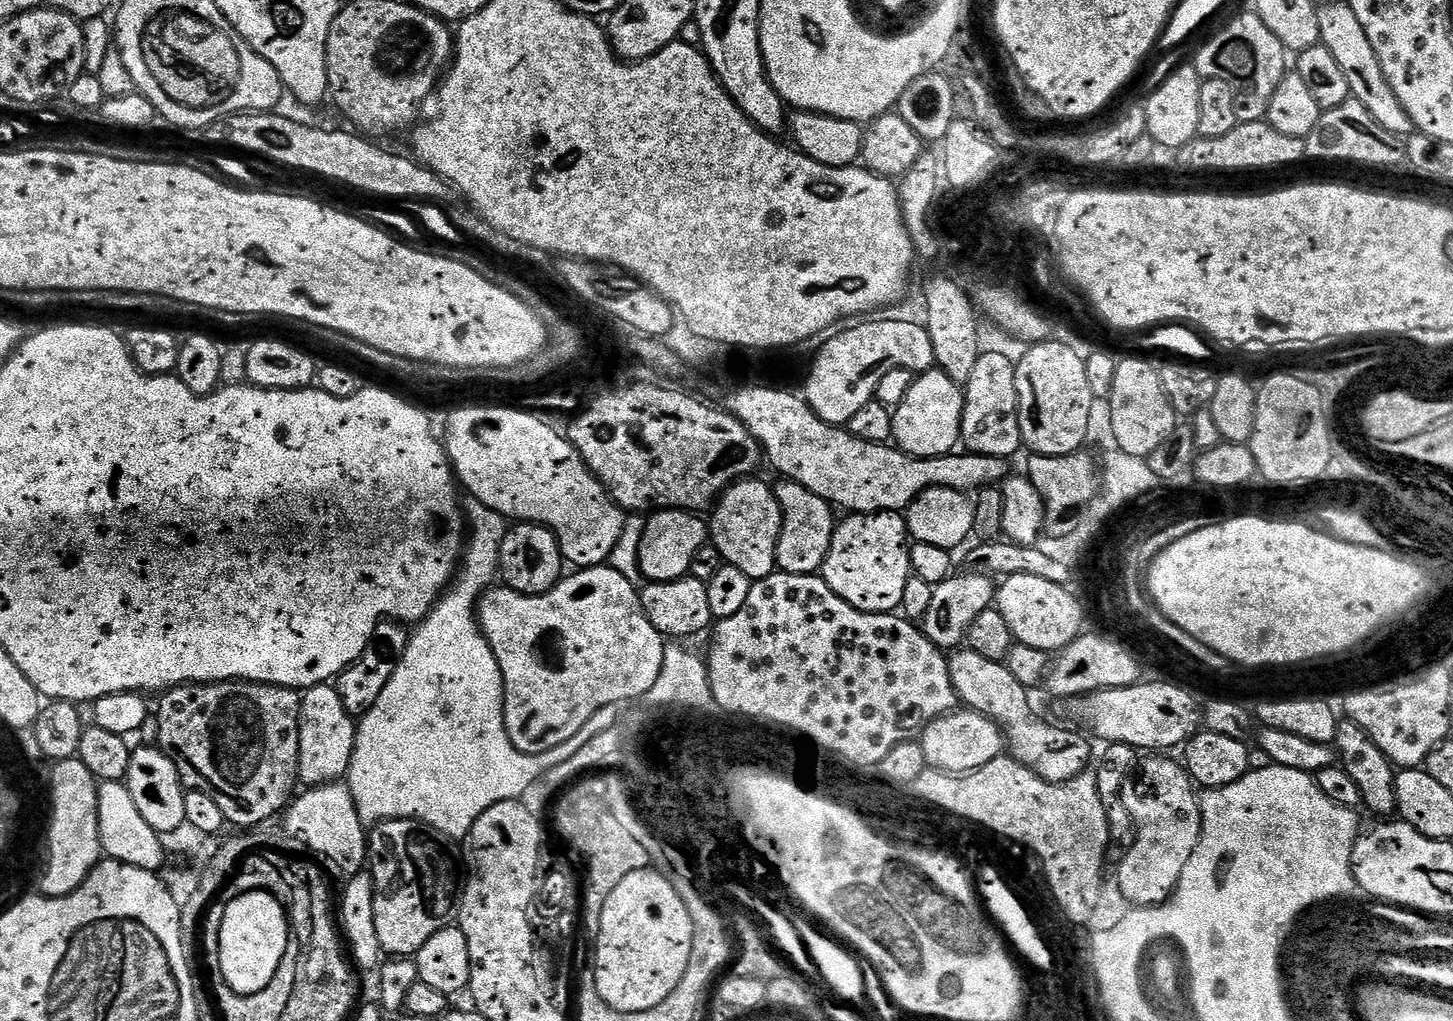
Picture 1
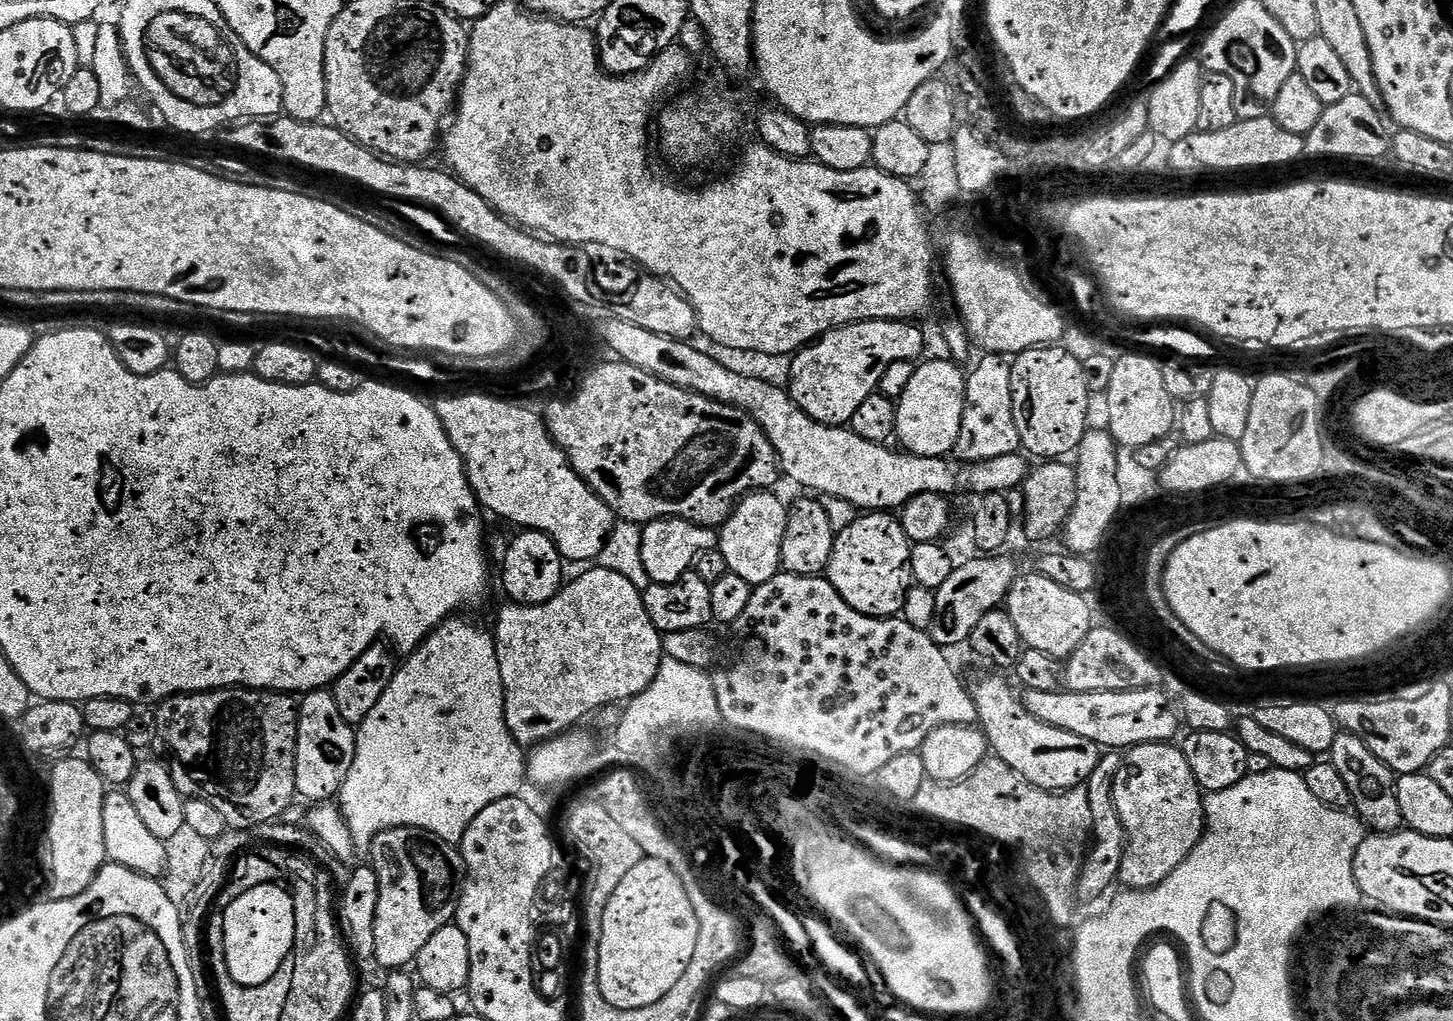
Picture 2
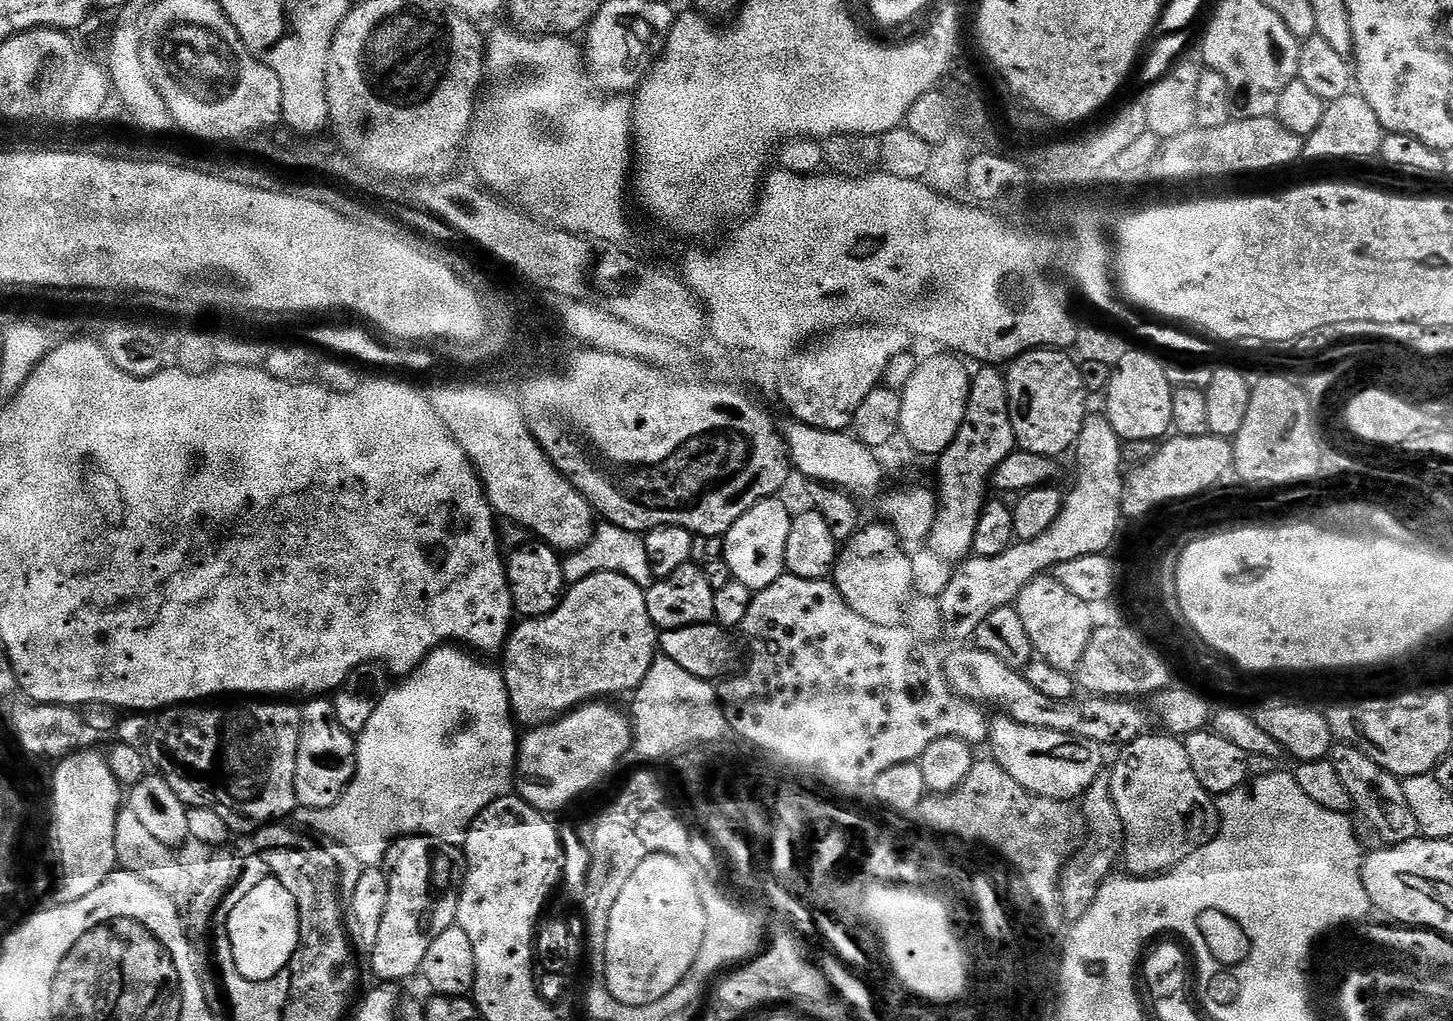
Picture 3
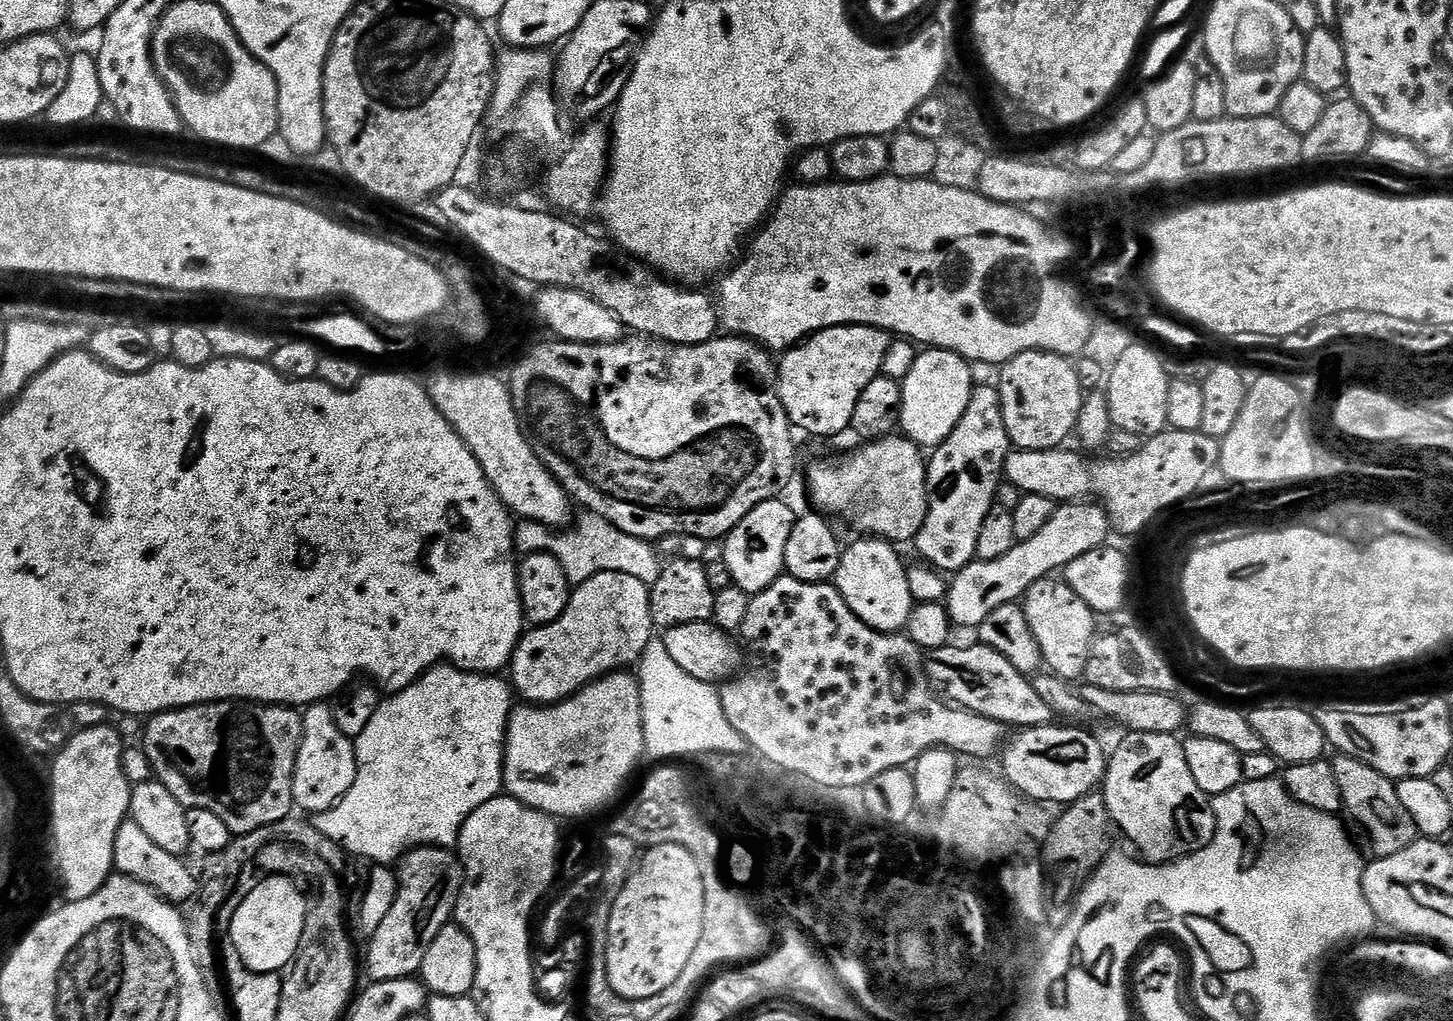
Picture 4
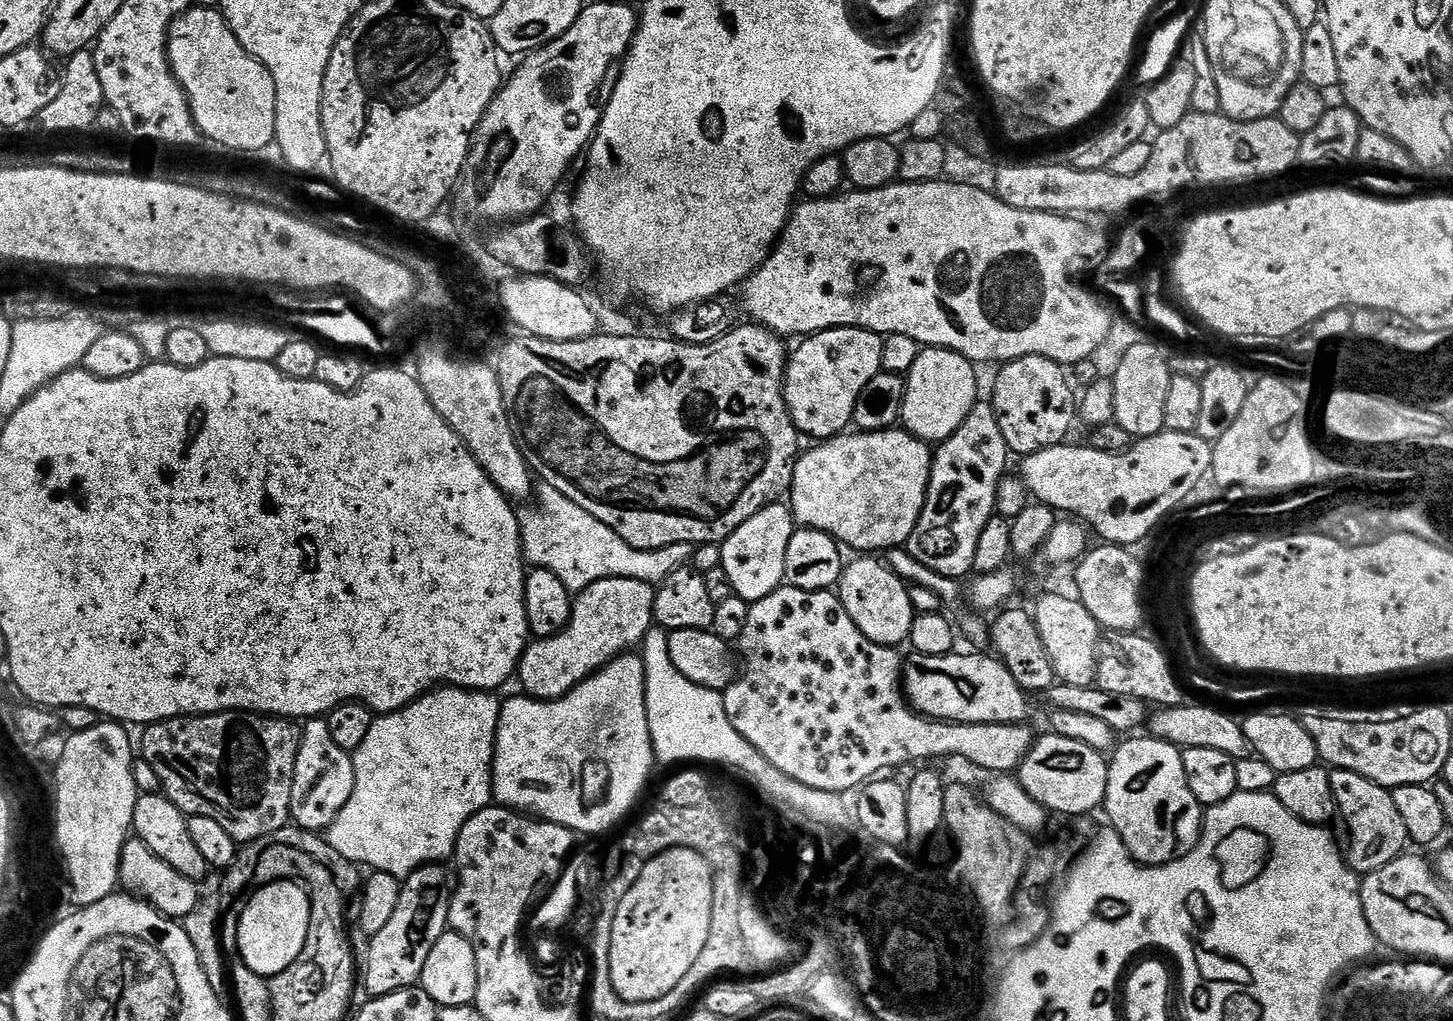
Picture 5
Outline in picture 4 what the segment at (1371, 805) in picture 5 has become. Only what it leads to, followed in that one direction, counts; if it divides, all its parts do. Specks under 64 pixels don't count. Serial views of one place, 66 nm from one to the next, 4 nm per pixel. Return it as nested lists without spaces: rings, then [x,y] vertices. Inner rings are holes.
[[[1339,754],[1334,758],[1330,763],[1343,794],[1343,811],[1345,815],[1348,814],[1350,822],[1352,820],[1362,826],[1362,838],[1366,842],[1362,846],[1365,855],[1371,859],[1390,857],[1412,844],[1418,838],[1418,833],[1414,820],[1398,799],[1396,784],[1357,759]]]

